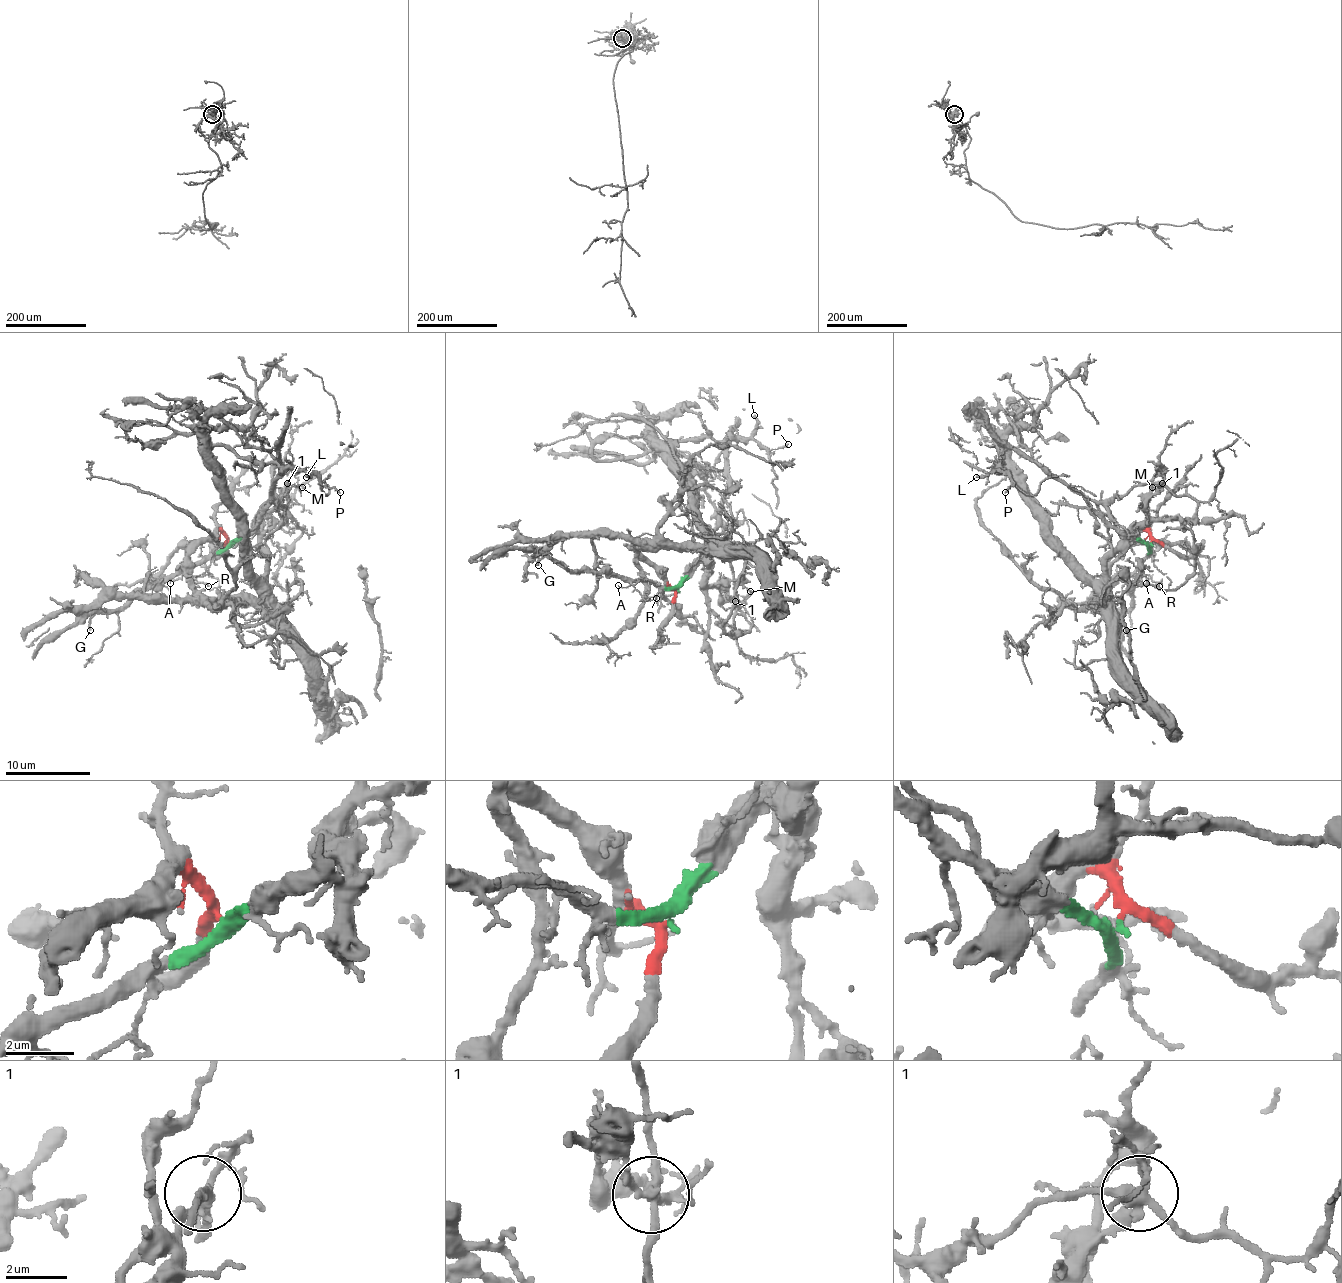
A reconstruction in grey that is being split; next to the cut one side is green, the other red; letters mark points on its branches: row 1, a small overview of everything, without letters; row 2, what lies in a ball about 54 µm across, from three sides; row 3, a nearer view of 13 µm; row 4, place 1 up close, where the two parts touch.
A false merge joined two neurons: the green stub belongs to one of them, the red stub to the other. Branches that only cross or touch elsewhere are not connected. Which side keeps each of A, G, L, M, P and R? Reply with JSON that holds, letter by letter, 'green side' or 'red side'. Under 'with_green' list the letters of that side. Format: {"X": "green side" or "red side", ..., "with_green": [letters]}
{"A": "green side", "G": "green side", "L": "red side", "M": "red side", "P": "red side", "R": "green side", "with_green": ["A", "G", "R"]}

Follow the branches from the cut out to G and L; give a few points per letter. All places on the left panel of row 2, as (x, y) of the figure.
G: (230, 543), (200, 560), (181, 564), (156, 583), (141, 588), (124, 605), (96, 613), (90, 619), (90, 630)
L: (230, 541), (213, 530), (196, 547), (192, 583), (213, 598), (258, 596), (215, 445), (306, 477)

